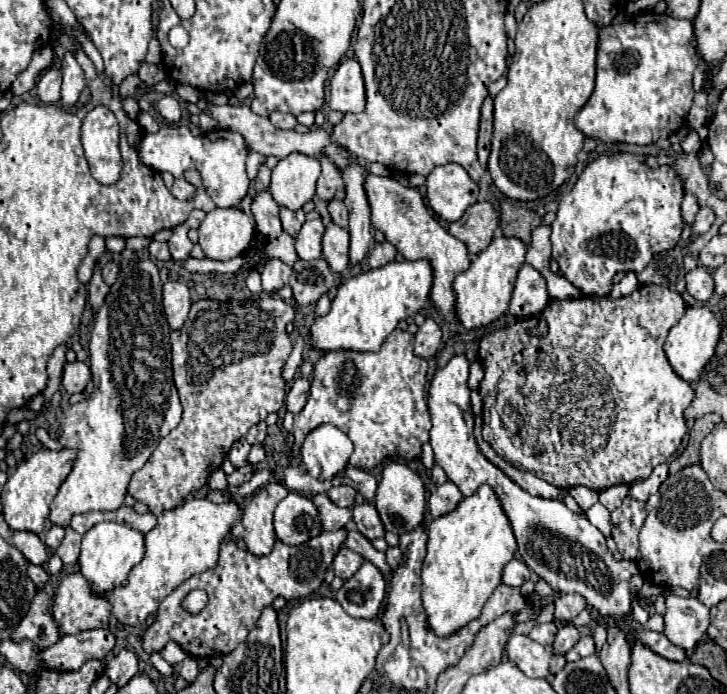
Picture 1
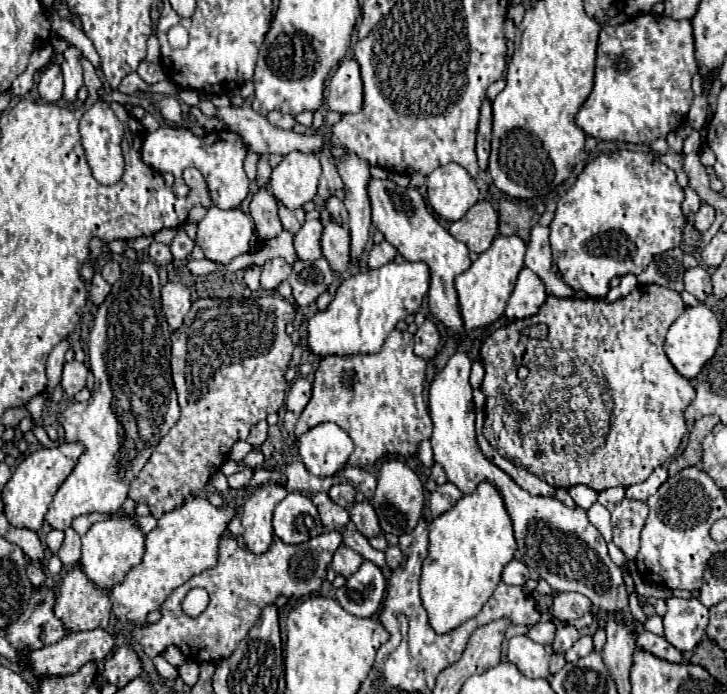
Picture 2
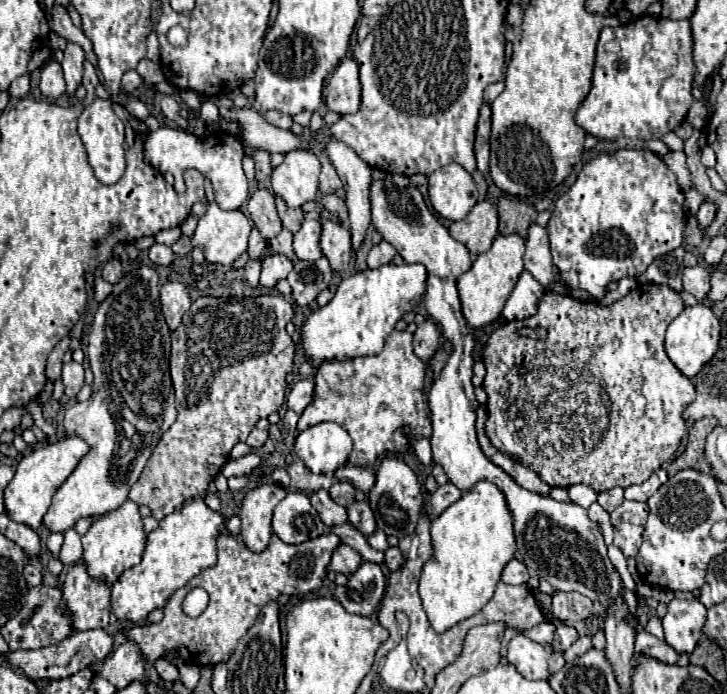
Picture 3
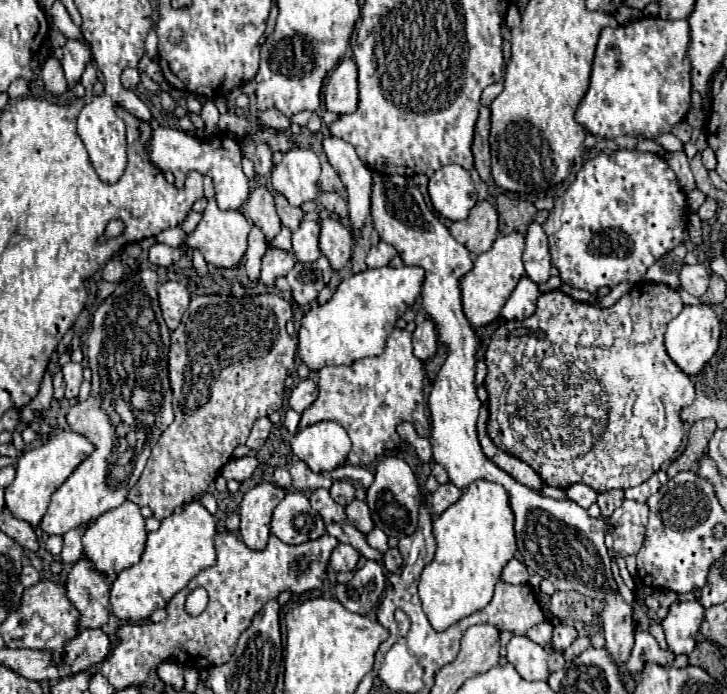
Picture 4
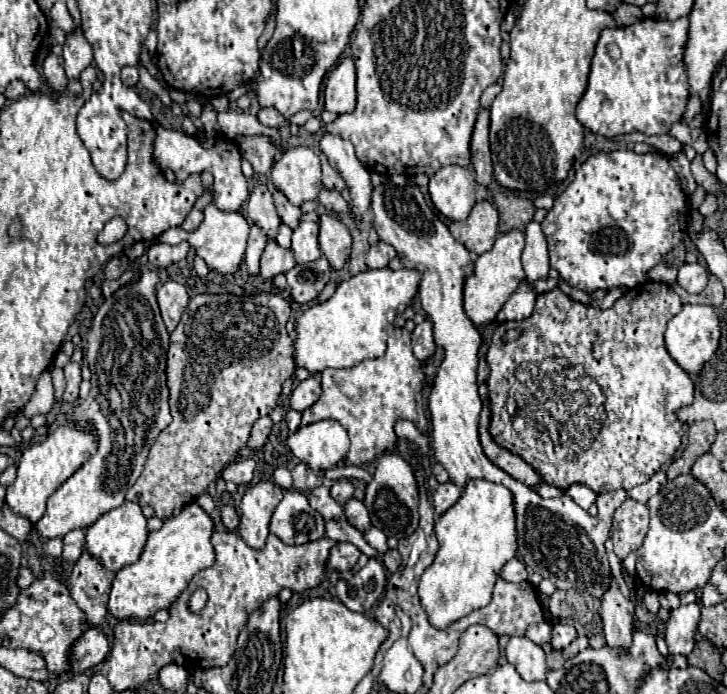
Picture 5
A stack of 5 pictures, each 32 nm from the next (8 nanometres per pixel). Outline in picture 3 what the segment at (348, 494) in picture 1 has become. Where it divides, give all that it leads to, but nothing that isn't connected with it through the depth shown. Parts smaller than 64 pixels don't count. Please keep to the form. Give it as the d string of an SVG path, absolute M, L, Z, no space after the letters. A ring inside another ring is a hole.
M334 482L330 488L330 496L336 504L348 508L348 504L354 504L354 486L350 482Z

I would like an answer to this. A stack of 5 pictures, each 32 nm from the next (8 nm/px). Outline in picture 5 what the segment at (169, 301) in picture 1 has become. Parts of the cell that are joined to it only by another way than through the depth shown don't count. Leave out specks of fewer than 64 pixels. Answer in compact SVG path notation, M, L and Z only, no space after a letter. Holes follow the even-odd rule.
M166 282L156 290L158 296L158 306L164 318L164 324L168 328L168 332L174 332L174 328L178 326L186 306L188 306L188 292L182 284L178 282Z

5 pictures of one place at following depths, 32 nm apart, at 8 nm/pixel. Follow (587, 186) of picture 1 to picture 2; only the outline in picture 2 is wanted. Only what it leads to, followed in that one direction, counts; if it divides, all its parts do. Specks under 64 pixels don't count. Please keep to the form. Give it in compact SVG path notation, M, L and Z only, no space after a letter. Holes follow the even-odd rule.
M620 150L610 156L598 156L586 164L572 190L558 200L556 216L550 224L552 256L562 278L574 290L582 290L592 298L606 298L612 278L624 276L628 272L638 276L656 254L680 246L682 228L686 224L680 208L682 200L684 190L676 182L674 170L660 164L654 154Z

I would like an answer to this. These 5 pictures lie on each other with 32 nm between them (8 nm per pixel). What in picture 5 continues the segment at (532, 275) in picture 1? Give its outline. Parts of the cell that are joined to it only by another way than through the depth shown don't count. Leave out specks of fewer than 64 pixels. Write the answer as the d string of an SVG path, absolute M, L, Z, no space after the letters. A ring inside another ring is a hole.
M524 280L520 288L510 296L510 300L504 304L504 308L498 312L498 322L506 320L524 320L534 312L534 302L536 302L536 290L534 284Z

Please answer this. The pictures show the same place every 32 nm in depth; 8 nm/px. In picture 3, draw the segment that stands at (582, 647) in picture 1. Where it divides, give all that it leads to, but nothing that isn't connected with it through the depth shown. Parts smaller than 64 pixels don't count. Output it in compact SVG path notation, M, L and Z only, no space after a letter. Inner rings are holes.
M580 636L566 652L564 652L564 658L566 658L566 662L572 662L574 658L578 658L578 656L582 656L584 652L588 652L592 648L592 640L590 640L590 636Z

